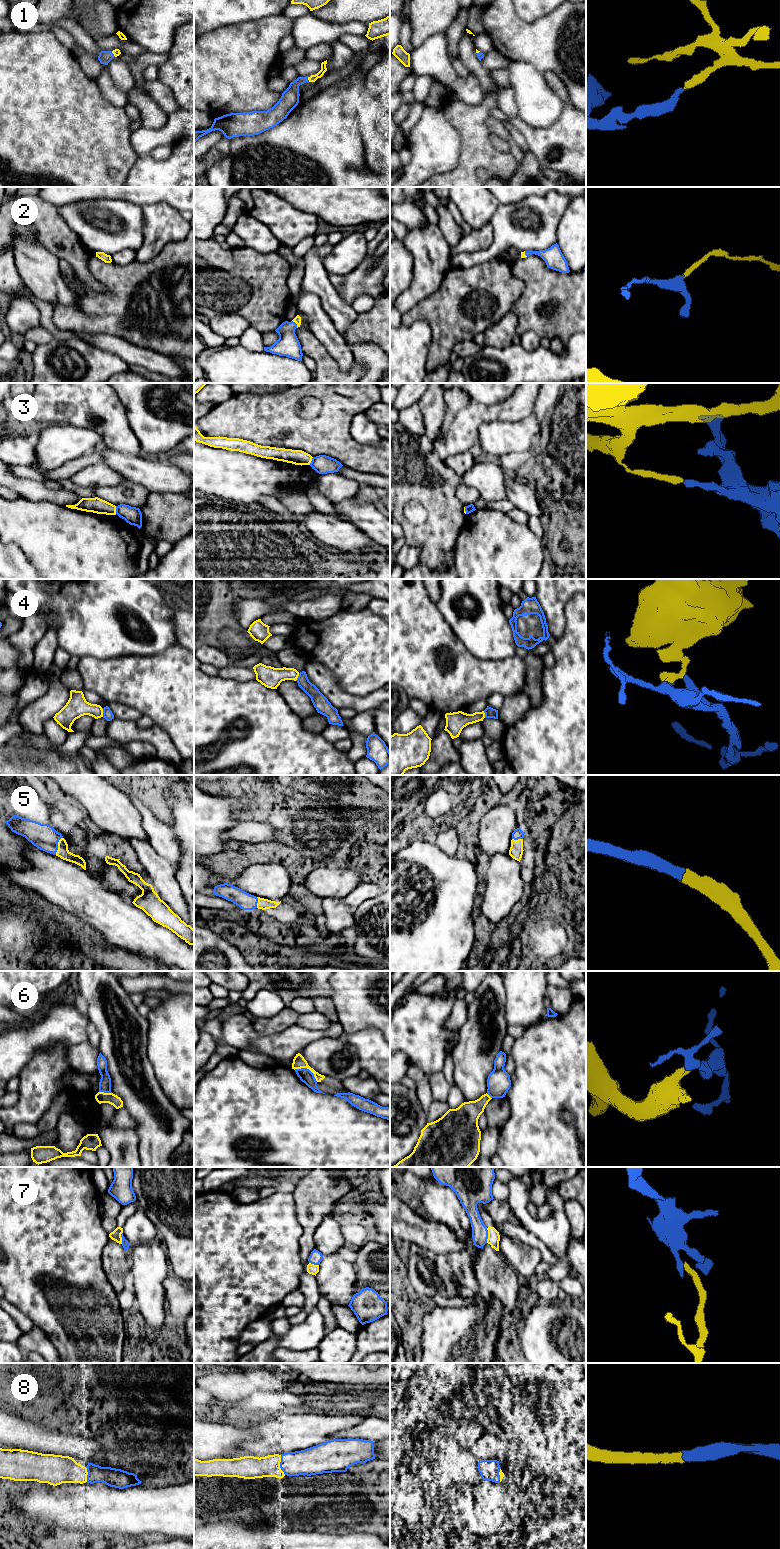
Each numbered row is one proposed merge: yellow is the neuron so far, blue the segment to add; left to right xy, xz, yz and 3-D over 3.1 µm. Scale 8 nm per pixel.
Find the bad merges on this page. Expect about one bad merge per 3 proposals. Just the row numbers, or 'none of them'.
3, 4, 6, 7

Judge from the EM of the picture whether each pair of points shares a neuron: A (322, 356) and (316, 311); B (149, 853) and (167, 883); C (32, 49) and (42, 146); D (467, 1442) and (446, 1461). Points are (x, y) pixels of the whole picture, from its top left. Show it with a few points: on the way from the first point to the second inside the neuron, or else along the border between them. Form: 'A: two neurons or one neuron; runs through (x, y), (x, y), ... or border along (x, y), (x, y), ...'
A: two neurons; border along (309, 329), (335, 360)
B: one neuron; runs through (150, 860), (163, 876)
C: one neuron; runs through (32, 73), (32, 122)
D: two neurons; border along (452, 1436), (461, 1446), (470, 1450)

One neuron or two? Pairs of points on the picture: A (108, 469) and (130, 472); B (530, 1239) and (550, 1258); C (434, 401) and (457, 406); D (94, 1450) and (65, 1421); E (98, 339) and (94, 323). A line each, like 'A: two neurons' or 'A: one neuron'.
A: one neuron
B: one neuron
C: two neurons
D: two neurons
E: two neurons

